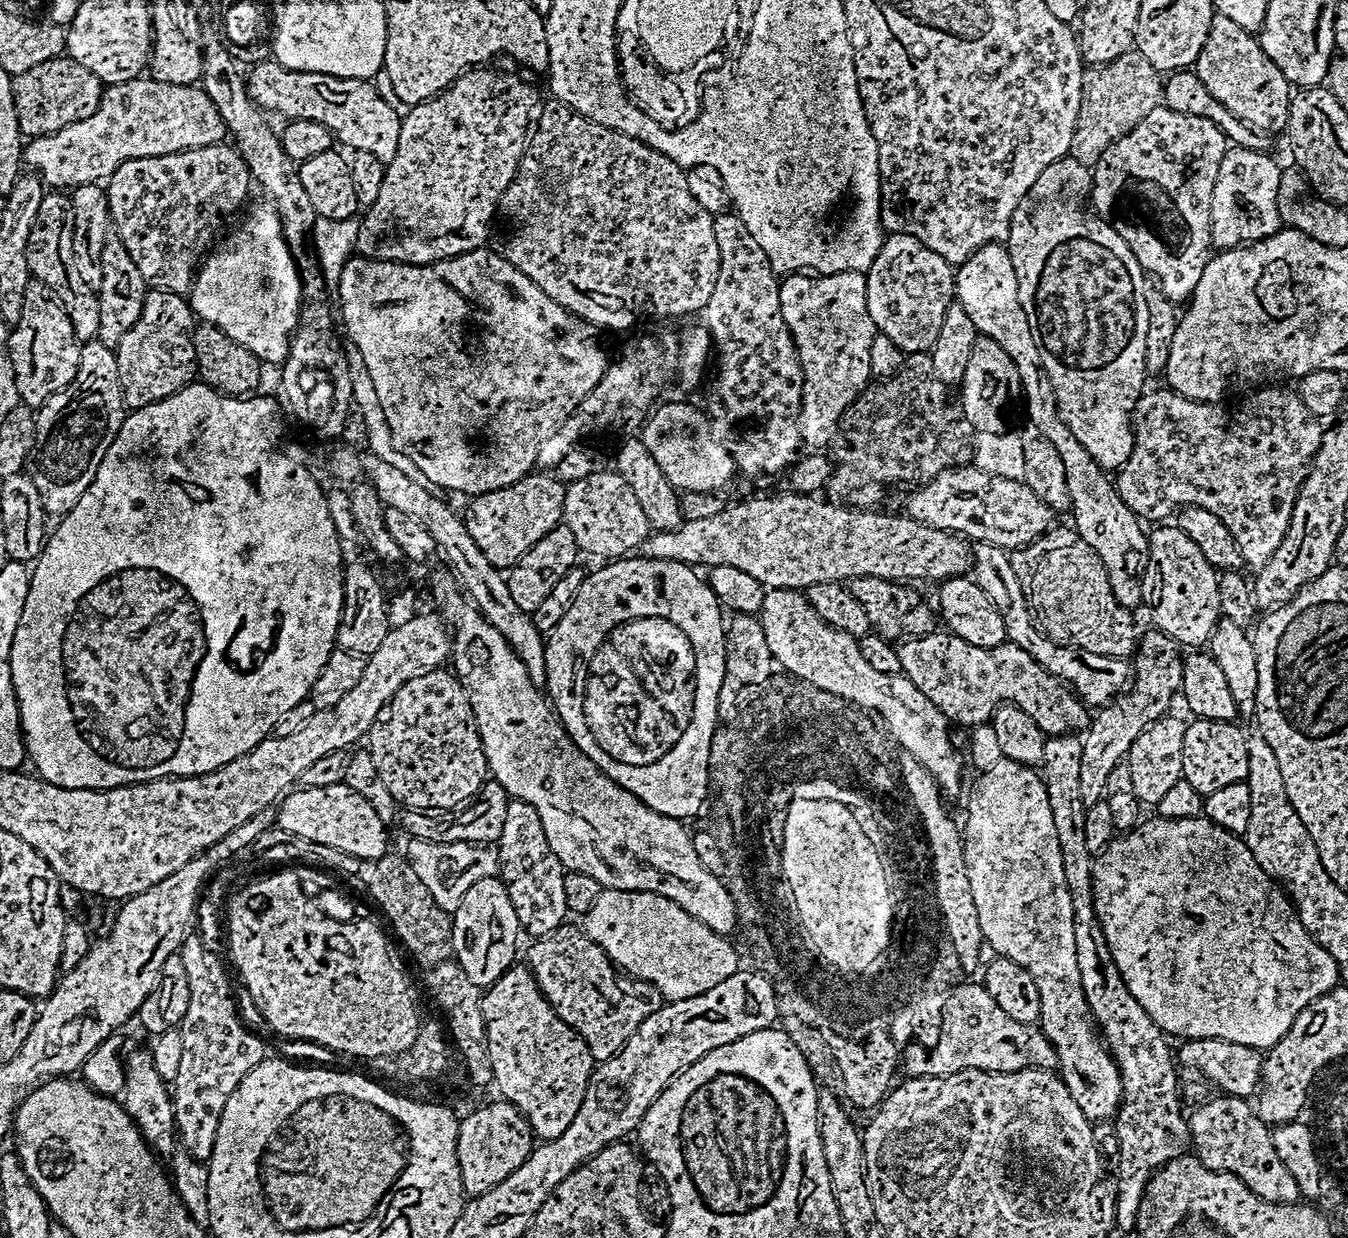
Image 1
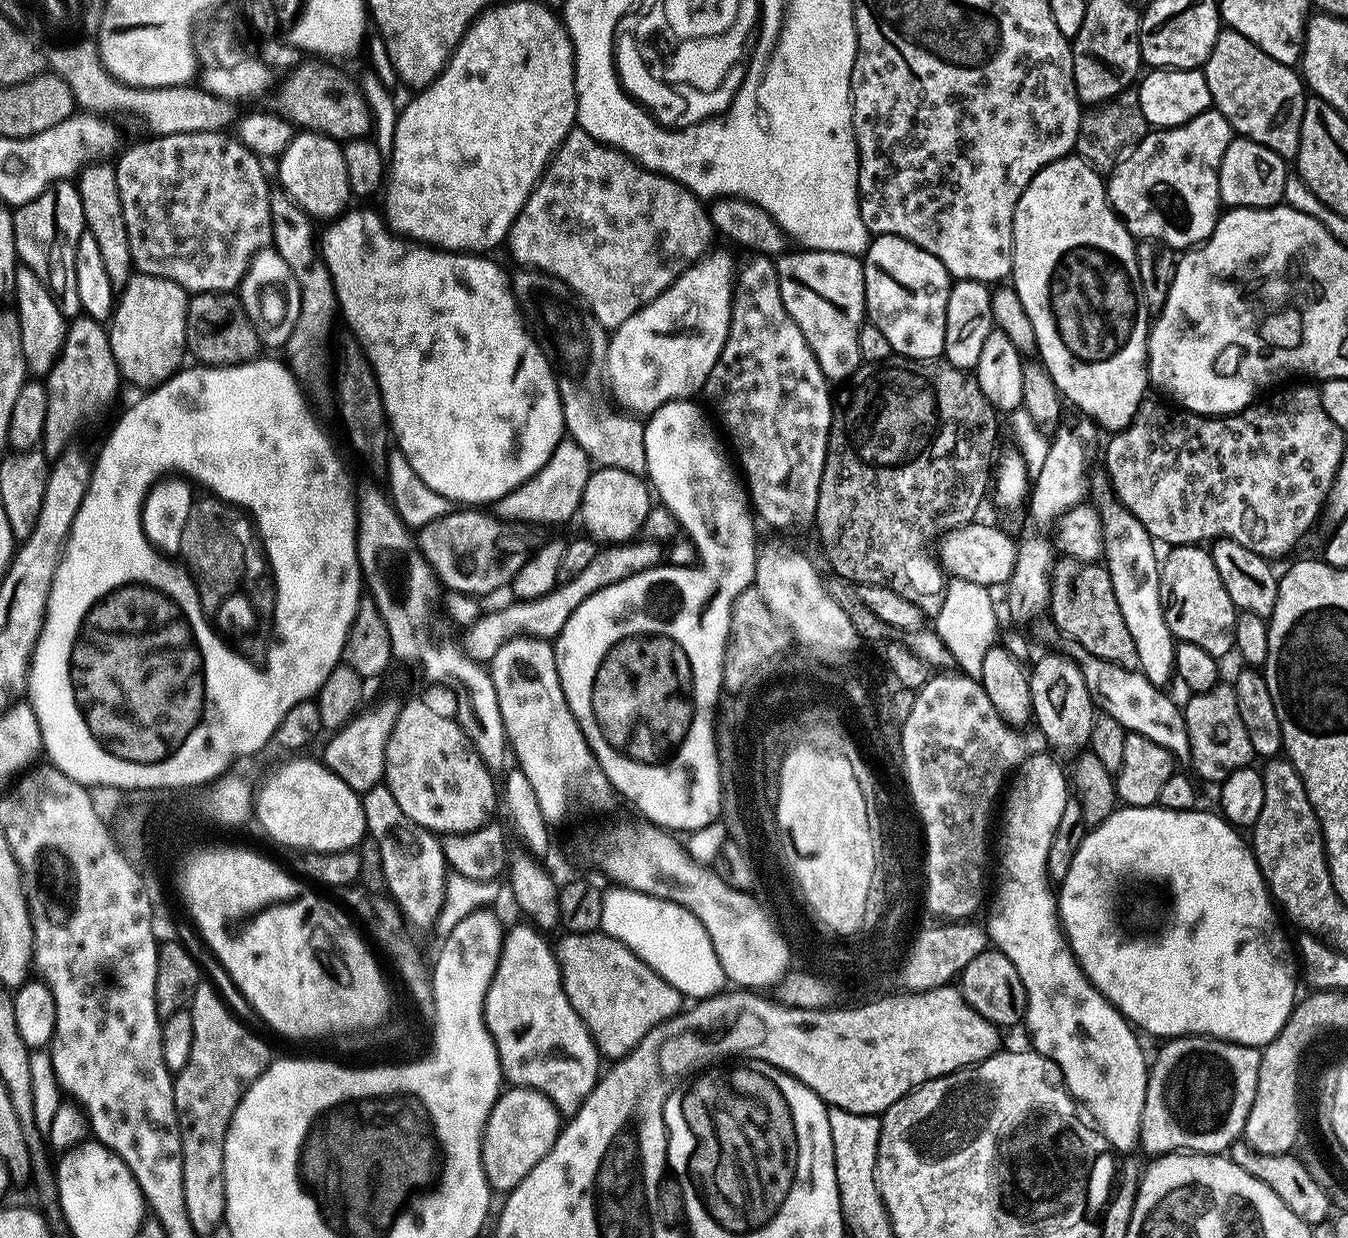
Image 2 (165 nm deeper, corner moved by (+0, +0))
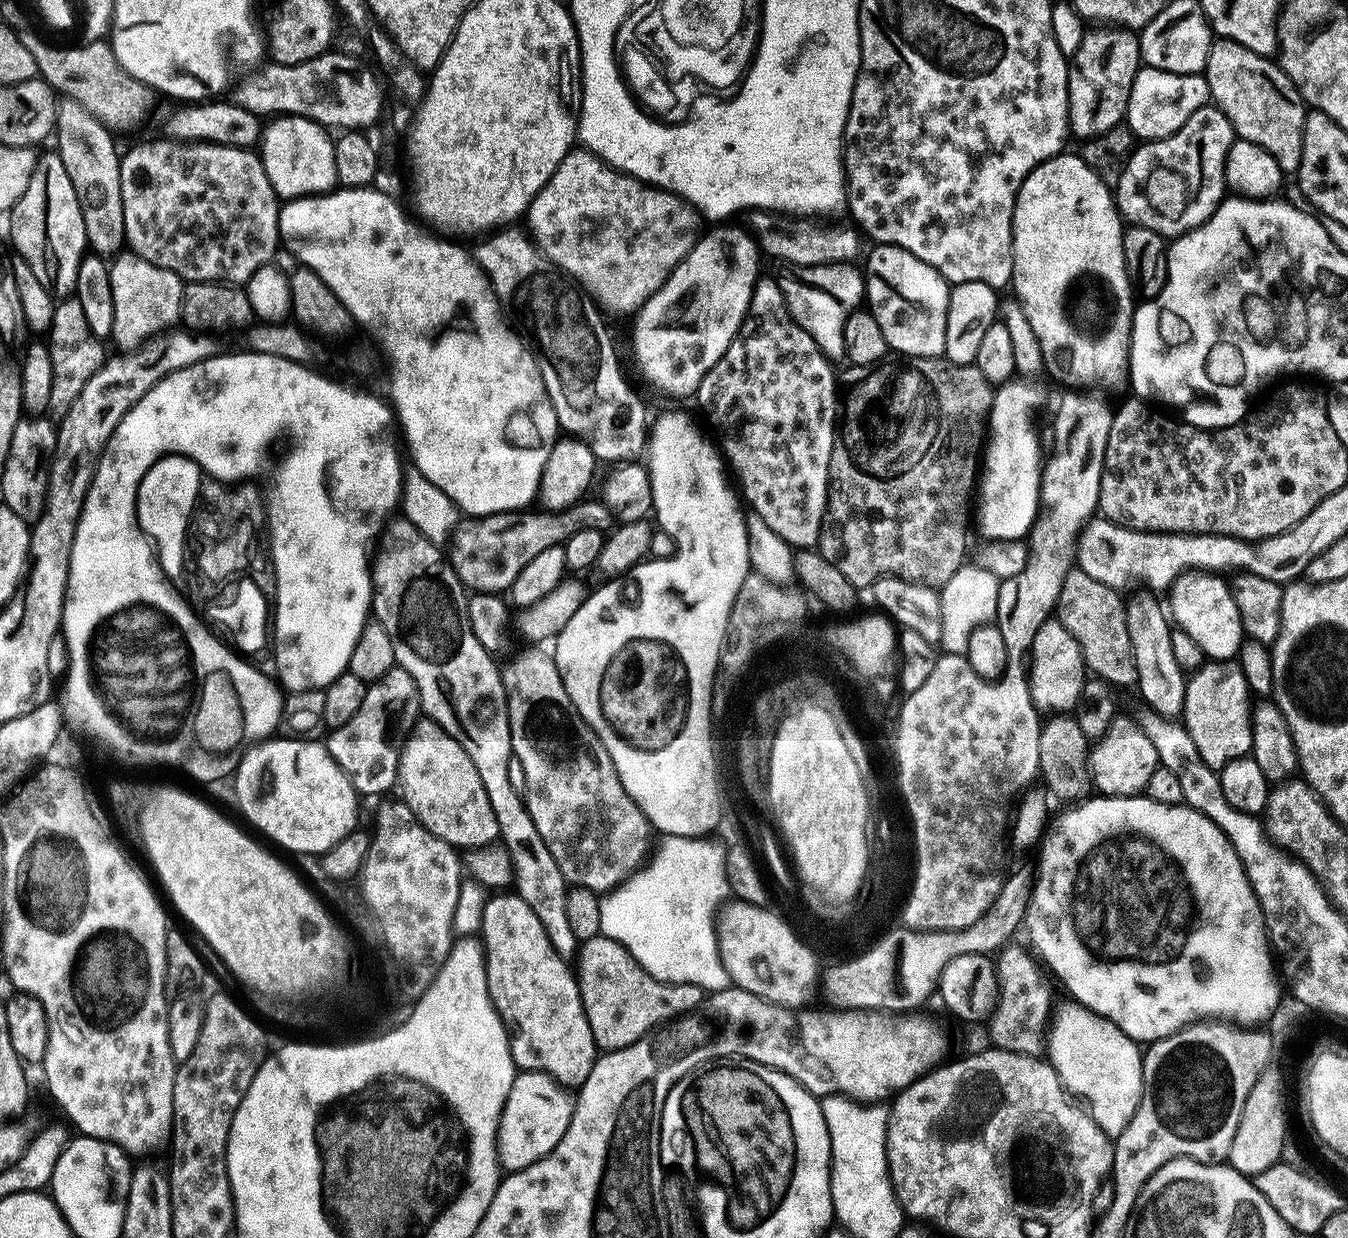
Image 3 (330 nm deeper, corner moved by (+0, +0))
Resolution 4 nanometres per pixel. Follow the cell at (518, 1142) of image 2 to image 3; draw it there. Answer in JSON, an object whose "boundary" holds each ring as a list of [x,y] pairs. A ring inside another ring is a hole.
{"boundary":[[[517,1071],[510,1094],[500,1115],[500,1133],[496,1144],[500,1149],[501,1169],[509,1173],[520,1172],[526,1166],[538,1162],[558,1142],[572,1121],[573,1097],[567,1087],[561,1086],[553,1076],[544,1072]]]}

